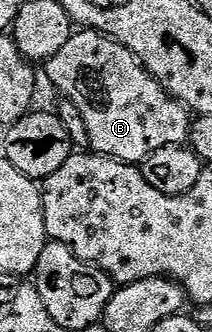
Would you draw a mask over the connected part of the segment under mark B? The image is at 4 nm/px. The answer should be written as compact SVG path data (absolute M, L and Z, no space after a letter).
M75 31L68 42L64 42L64 46L60 46L60 50L45 61L44 68L47 78L63 92L61 95L72 101L76 110L80 110L80 118L84 118L84 126L88 126L90 148L99 156L141 166L147 158L156 154L156 150L164 150L164 146L185 145L190 139L191 113L180 101L169 96L152 74L148 74L132 50L103 32Z

